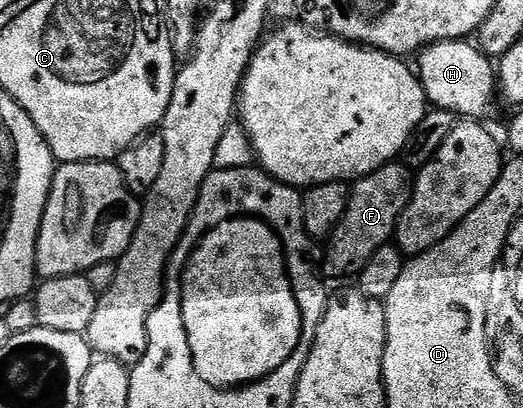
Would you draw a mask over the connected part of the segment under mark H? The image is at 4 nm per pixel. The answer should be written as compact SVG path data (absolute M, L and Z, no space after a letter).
M472 40L436 41L434 45L421 50L416 61L415 72L421 79L425 100L430 106L445 109L461 119L481 119L481 116L492 107L493 93L495 97L499 89L499 82L495 76L495 67L490 58L486 57Z

